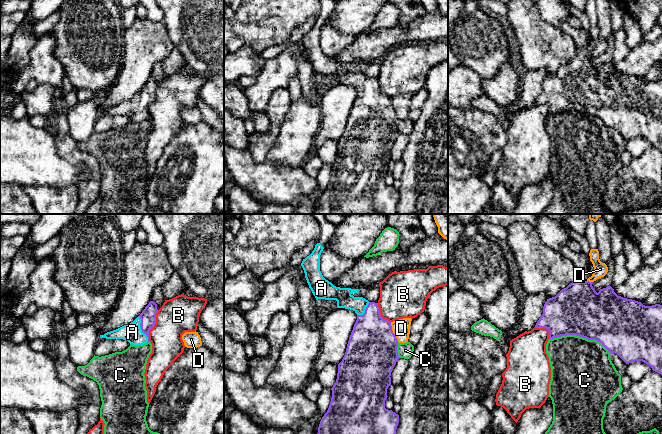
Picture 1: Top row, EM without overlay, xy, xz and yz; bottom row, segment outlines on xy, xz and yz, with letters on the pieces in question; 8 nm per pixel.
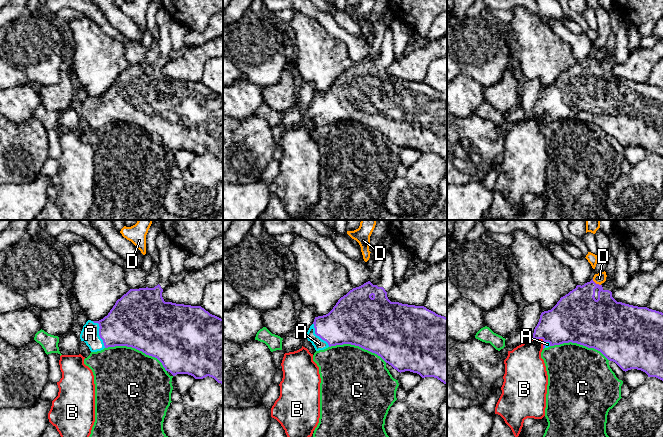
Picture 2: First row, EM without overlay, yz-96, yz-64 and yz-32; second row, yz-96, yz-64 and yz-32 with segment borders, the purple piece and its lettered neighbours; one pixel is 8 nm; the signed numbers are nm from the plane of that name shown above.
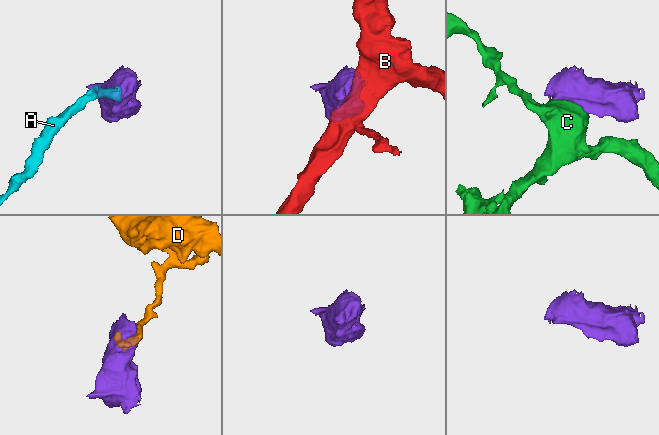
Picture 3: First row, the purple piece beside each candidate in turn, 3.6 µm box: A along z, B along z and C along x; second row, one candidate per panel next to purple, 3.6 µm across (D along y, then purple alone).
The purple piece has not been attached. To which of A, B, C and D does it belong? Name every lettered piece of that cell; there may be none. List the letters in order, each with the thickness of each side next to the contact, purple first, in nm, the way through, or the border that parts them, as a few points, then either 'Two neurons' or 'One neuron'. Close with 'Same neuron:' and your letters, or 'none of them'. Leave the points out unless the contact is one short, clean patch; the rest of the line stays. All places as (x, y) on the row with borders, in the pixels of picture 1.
A: Thickness 130 nm (purple) against 150 nm. Path across: xy (148, 316), (141, 329), (137, 332), (132, 332). One neuron
B: Thickness 130 nm (purple) against 300 nm. Boundary: xy (158, 310), (155, 316), (155, 324), (149, 331), (148, 340). Two neurons
C: Thickness 400 nm (purple) against 460 nm. Two neurons
D: Thickness 420 nm (purple) against 140 nm. Two neurons
Same neuron: A

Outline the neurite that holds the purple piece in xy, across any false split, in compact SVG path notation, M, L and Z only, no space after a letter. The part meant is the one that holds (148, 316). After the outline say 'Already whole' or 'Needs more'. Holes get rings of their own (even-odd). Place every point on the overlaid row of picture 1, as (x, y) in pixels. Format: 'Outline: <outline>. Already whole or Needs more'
Outline: M150 301L142 313L130 324L100 335L100 338L123 339L132 345L143 345L149 342L149 331L156 323L157 304Z. Needs more

